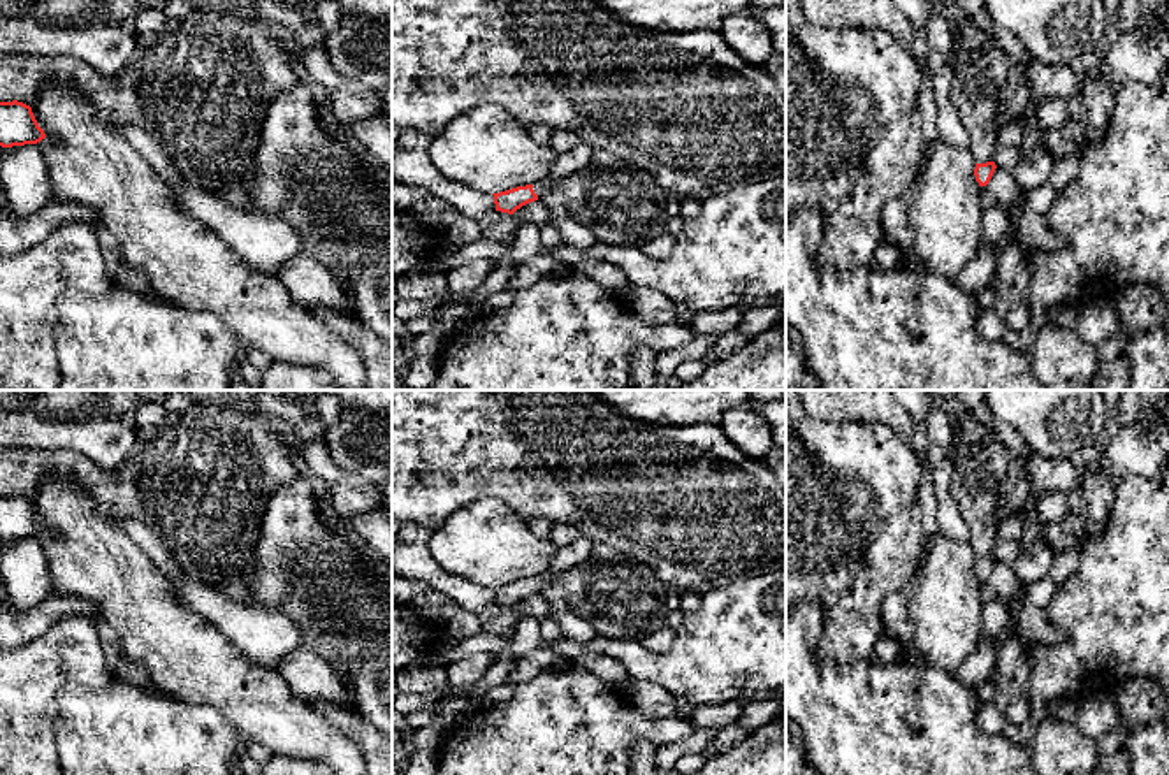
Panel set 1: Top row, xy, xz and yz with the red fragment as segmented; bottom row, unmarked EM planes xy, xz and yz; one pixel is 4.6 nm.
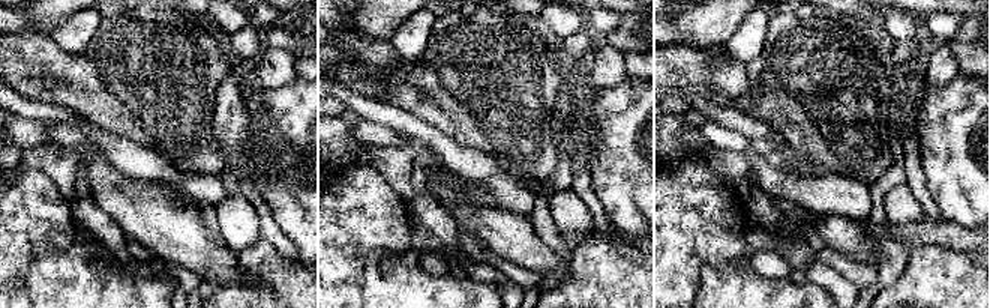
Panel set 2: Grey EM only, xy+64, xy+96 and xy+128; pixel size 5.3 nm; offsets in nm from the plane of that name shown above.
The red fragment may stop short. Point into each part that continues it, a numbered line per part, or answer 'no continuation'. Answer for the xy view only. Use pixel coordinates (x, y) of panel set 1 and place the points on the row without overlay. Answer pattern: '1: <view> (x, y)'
no continuation

